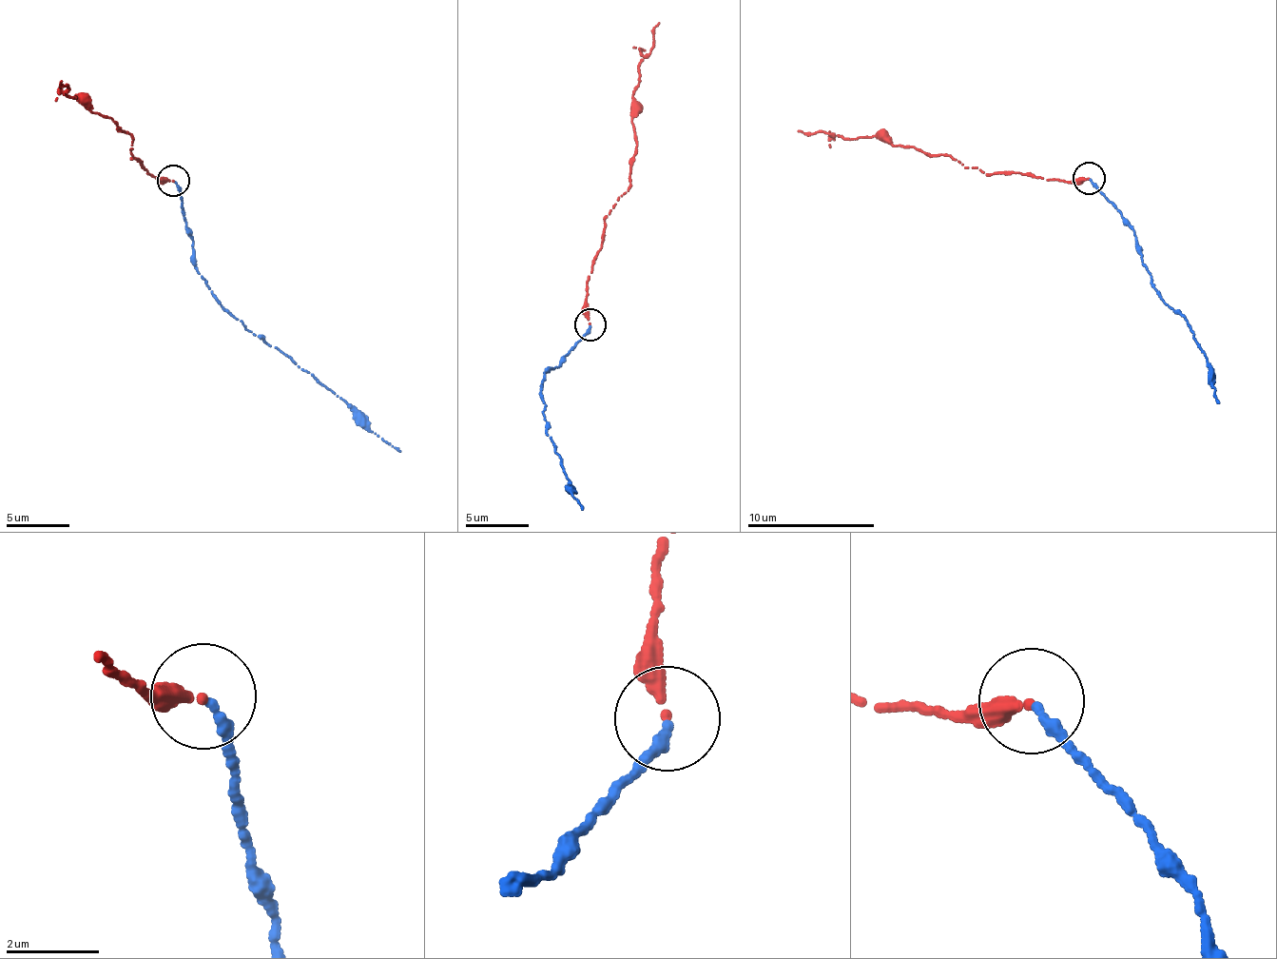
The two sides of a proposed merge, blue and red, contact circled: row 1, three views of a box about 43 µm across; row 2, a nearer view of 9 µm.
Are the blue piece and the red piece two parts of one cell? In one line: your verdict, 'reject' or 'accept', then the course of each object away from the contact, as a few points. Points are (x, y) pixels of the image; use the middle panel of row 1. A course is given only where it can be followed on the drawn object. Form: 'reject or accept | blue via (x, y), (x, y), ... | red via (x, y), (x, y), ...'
accept | blue via (588, 326), (559, 368), (545, 371), (539, 395), (545, 407), (546, 428), (583, 510) | red via (590, 323), (591, 261), (603, 245), (606, 217), (628, 188), (636, 137), (632, 92), (658, 22)

